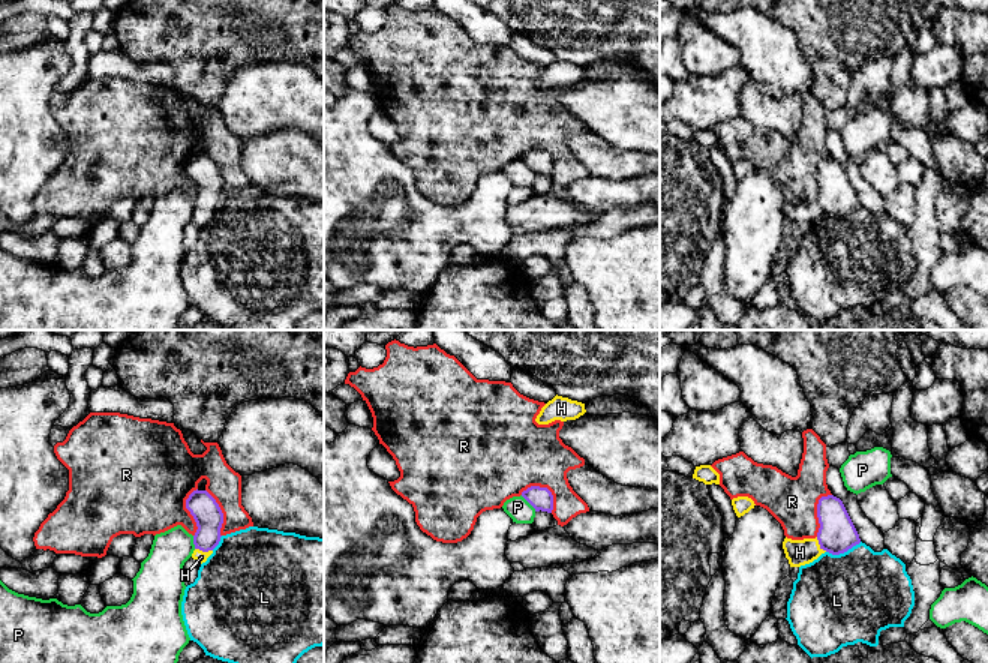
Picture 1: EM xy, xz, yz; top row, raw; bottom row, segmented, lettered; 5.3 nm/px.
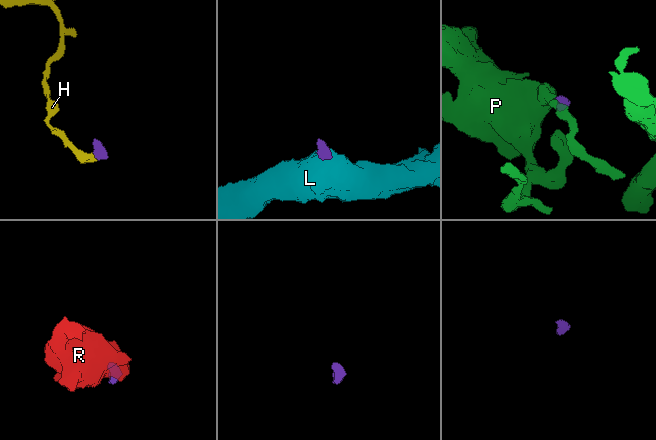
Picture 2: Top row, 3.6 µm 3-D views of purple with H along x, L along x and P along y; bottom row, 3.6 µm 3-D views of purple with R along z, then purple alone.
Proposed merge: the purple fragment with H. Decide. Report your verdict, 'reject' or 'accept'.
accept

